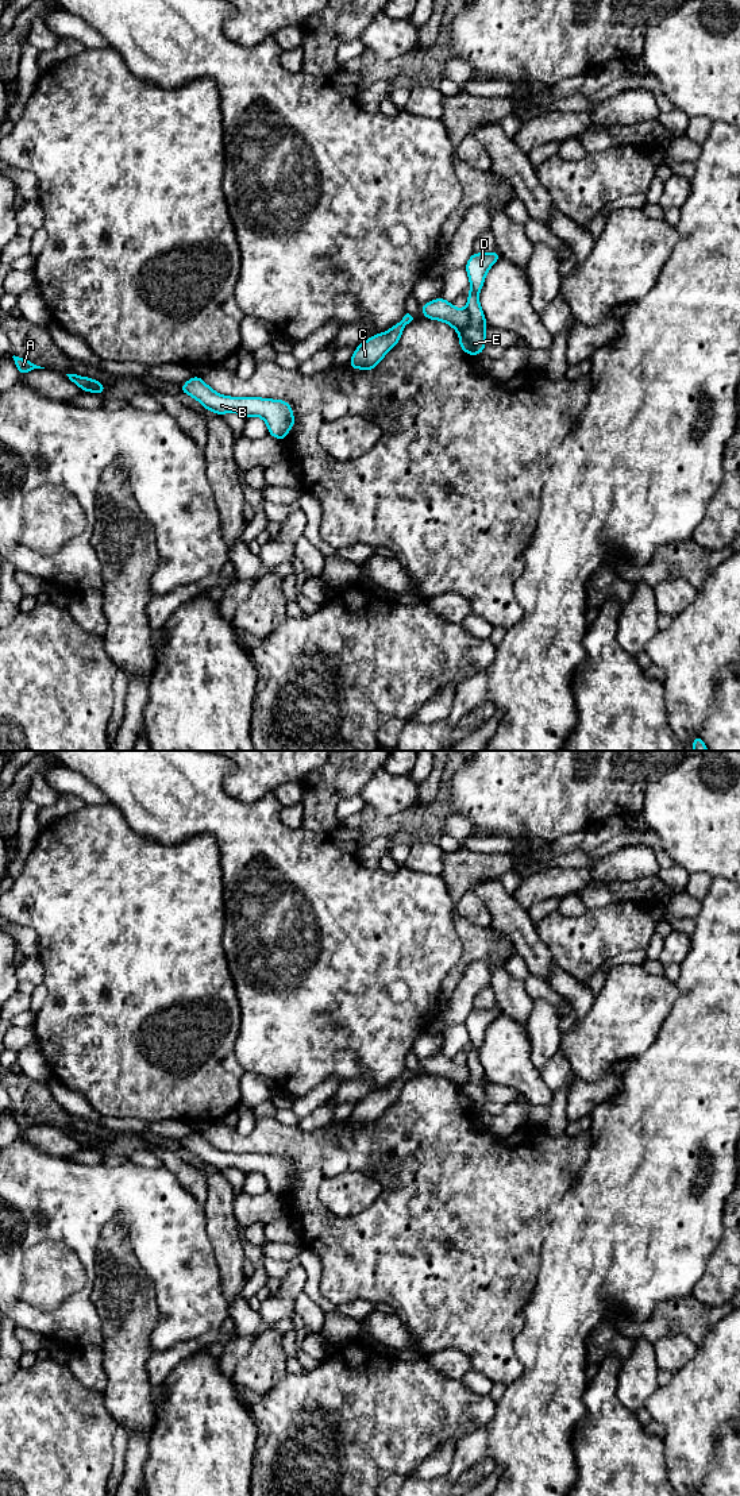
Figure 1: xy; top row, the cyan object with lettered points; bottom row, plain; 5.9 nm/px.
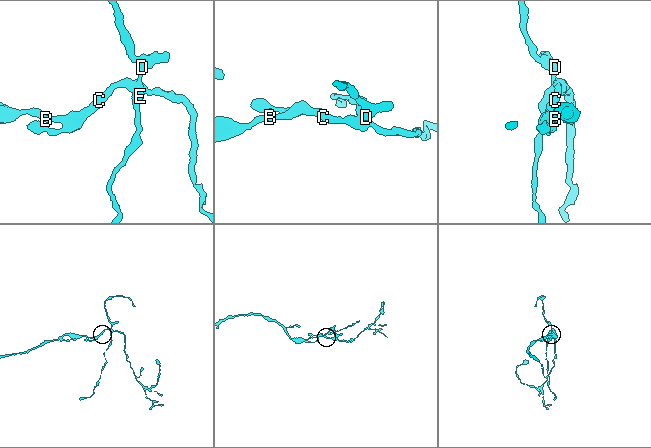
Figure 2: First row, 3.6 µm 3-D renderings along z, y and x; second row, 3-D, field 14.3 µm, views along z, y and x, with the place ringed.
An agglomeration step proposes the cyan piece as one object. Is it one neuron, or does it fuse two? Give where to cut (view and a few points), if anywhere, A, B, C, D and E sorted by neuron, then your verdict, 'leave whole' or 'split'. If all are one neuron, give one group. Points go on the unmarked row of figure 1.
cut in xy along (467, 1065), (467, 1080), (459, 1088); A B C / D E; split

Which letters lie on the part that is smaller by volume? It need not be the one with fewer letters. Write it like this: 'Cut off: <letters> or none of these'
Cut off: D, E

